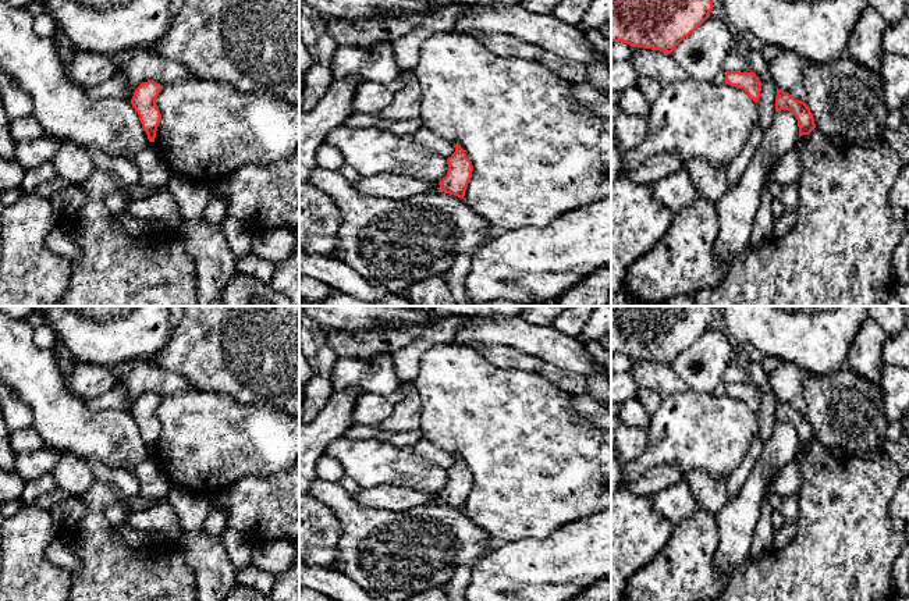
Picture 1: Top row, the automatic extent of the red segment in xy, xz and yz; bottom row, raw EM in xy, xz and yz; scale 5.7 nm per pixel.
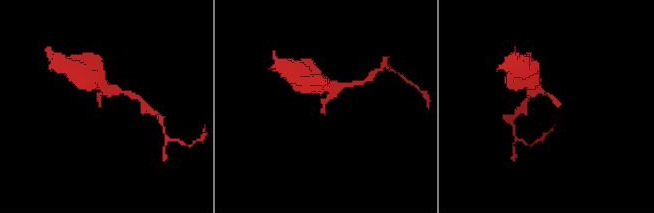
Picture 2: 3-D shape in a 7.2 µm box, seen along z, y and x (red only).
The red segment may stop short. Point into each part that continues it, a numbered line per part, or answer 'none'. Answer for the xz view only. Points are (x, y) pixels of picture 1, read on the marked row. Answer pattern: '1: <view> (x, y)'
none

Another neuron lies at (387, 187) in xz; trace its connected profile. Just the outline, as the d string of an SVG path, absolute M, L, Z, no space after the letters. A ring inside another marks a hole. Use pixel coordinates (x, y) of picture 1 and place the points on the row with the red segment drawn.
M408 175L361 177L351 182L359 195L402 200L418 193L440 192L438 182Z

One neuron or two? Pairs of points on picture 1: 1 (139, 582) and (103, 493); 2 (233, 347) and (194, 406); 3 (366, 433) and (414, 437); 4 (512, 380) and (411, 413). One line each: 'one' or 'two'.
1: one
2: two
3: one
4: two

